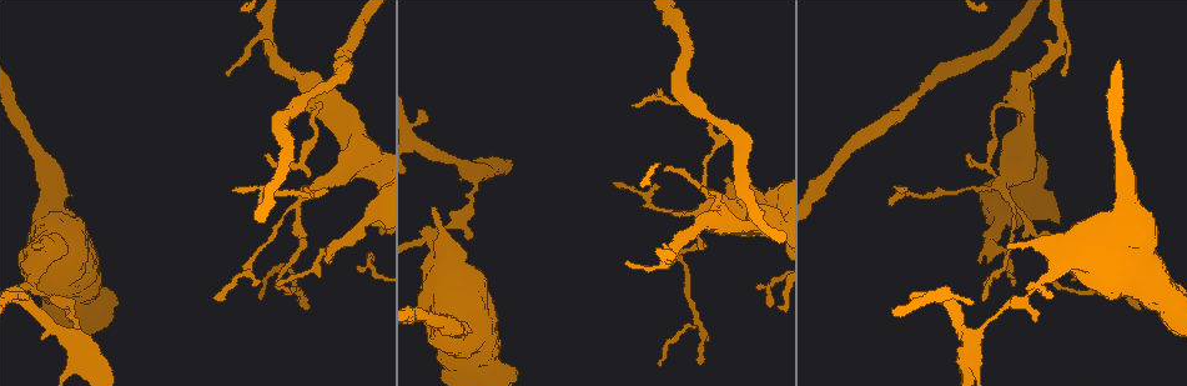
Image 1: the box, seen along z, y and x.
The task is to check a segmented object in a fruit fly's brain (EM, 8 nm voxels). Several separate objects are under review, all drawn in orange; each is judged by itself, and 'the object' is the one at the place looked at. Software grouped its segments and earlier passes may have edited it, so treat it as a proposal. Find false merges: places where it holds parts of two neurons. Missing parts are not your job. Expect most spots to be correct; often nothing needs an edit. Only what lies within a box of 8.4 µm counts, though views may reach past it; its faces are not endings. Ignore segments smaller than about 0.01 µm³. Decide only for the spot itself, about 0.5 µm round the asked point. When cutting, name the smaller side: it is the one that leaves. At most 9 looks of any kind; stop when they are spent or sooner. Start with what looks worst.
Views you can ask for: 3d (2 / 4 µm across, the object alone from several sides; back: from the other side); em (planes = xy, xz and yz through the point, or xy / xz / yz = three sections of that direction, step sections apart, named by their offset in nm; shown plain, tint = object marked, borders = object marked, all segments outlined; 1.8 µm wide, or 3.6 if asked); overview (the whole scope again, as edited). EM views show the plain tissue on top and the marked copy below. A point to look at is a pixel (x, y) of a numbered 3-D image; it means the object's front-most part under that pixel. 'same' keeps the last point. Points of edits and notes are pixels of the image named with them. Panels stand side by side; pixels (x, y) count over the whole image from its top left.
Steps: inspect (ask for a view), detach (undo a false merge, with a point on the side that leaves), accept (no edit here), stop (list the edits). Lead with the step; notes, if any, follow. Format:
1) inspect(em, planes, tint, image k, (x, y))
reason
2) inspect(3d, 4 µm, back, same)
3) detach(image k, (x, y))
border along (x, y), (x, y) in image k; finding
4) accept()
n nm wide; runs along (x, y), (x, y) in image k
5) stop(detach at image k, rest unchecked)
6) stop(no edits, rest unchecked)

inspect(em, 3.6 µm, planes, tint, image 1, (713, 201))
four-way junction

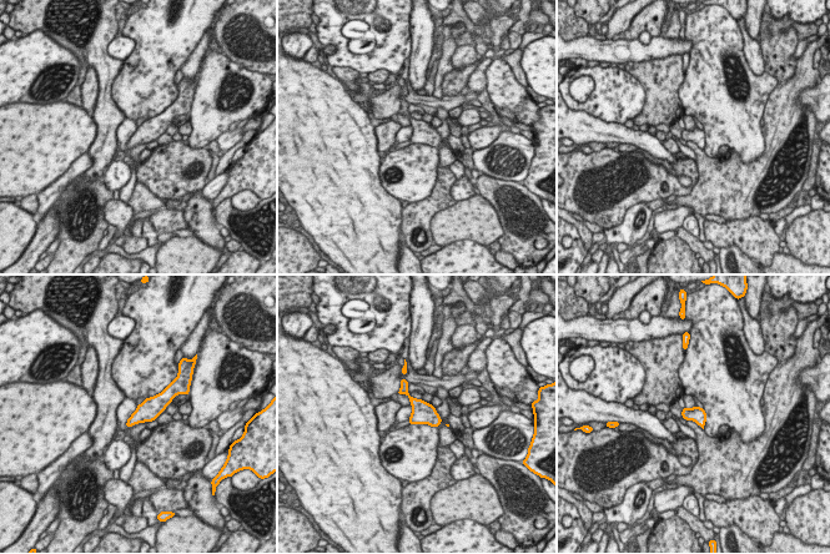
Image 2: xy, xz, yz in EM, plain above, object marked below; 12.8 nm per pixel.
accept()
190 nm wide; continuous, no second neuron

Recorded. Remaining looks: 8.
inspect(em, 3.6 µm, planes, tint, image 1, (28, 280))
a narrow waist

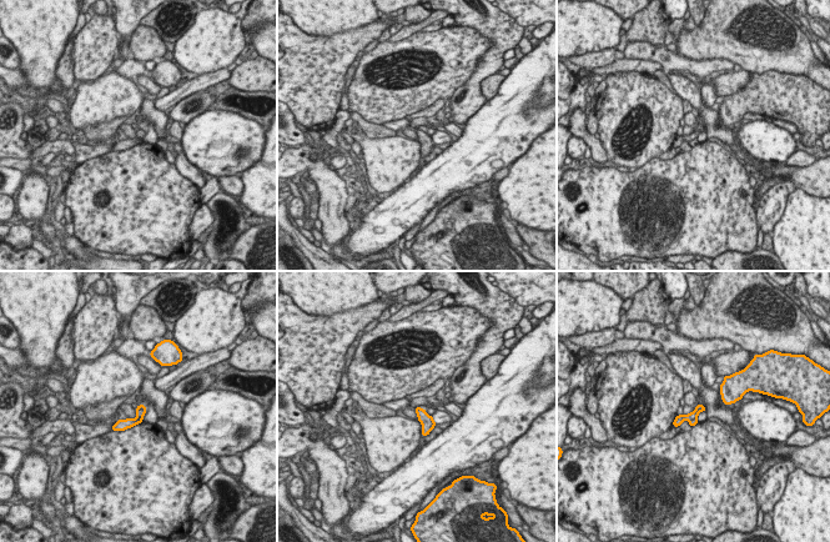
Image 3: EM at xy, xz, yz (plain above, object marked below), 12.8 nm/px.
detach(image 3, (692, 422))
a second neuron is stuck on

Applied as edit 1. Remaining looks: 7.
inspect(em, planes, borders, image 1, (1055, 284))
abrupt turn

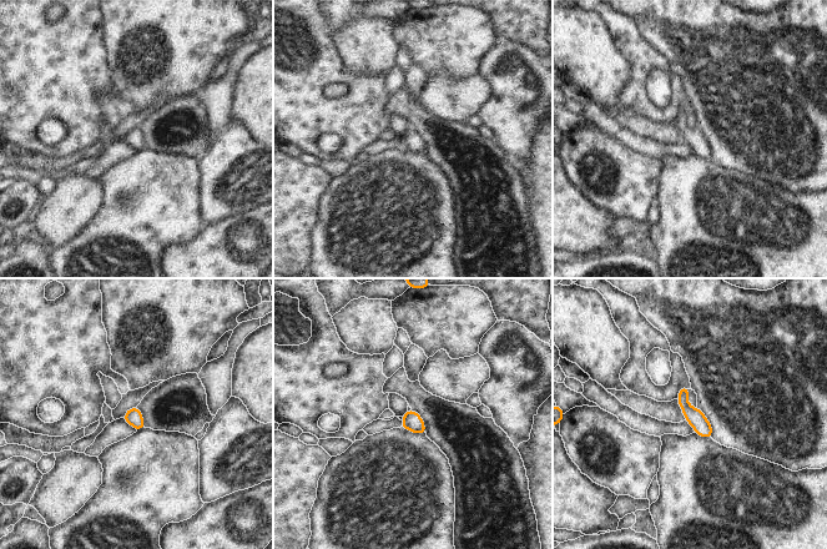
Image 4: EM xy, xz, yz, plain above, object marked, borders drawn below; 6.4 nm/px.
accept()
runs along (684, 389), (684, 404), (707, 434) in image 4; one neuron here

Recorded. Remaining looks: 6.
inspect(3d, 2 µm, image 1, (664, 263))
arms part here

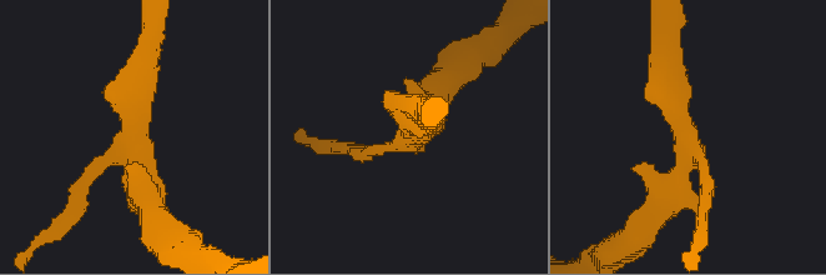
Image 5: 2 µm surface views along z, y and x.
inspect(em, planes, tint, image 5, (409, 138))

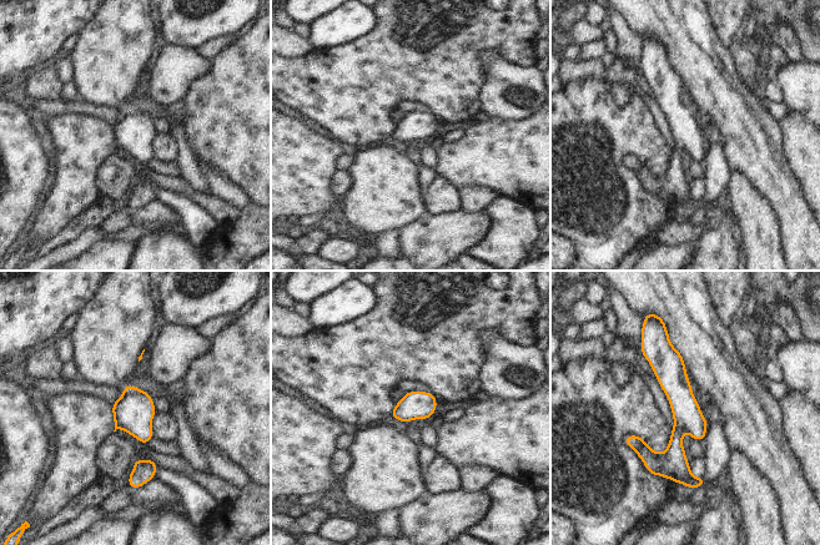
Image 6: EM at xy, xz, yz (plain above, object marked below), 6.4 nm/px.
accept()
continuous, no second neuron

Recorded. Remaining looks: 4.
stop(detach at image 3, rest unchecked)

